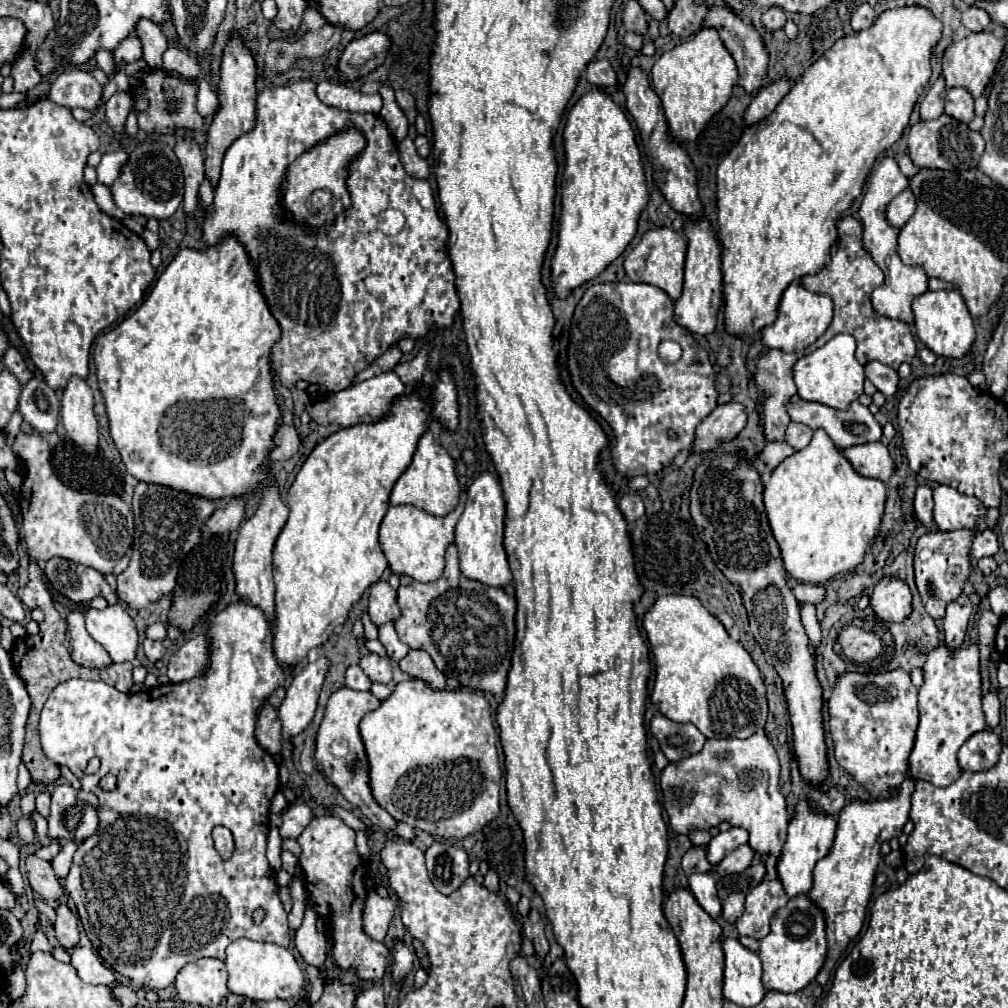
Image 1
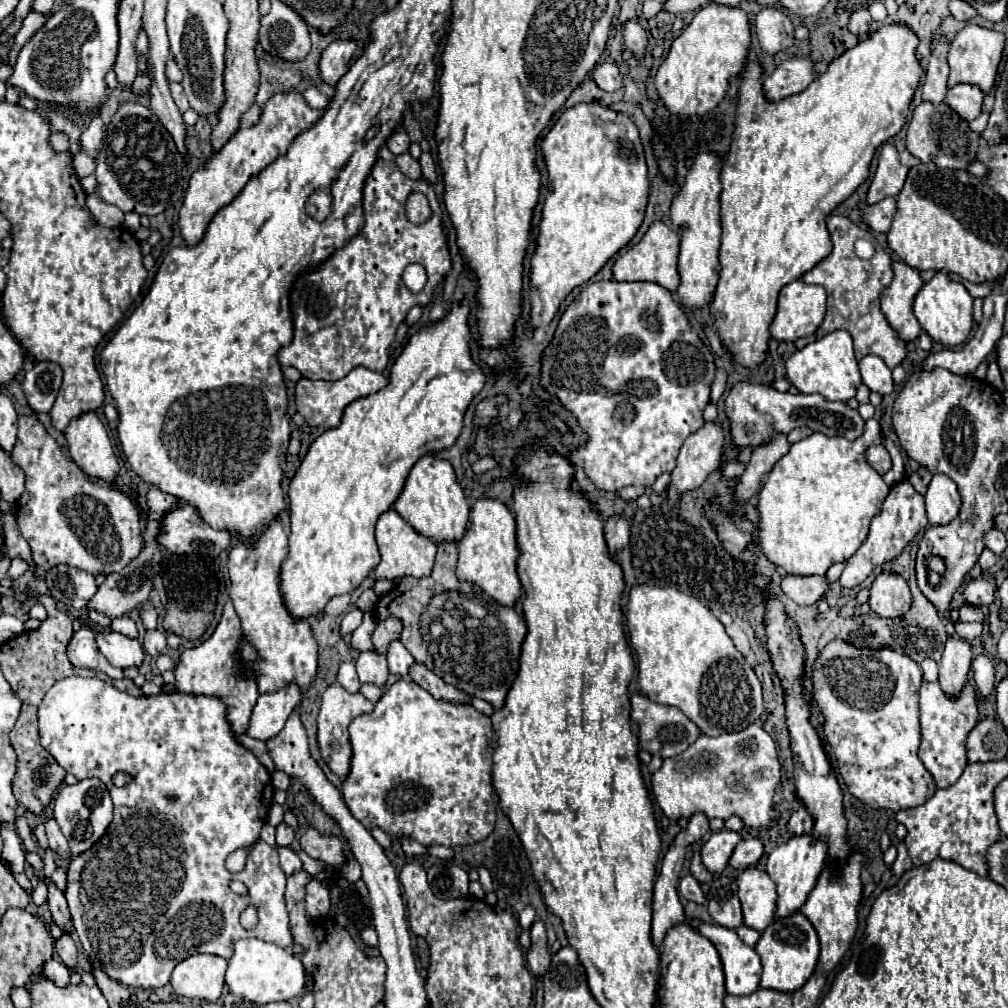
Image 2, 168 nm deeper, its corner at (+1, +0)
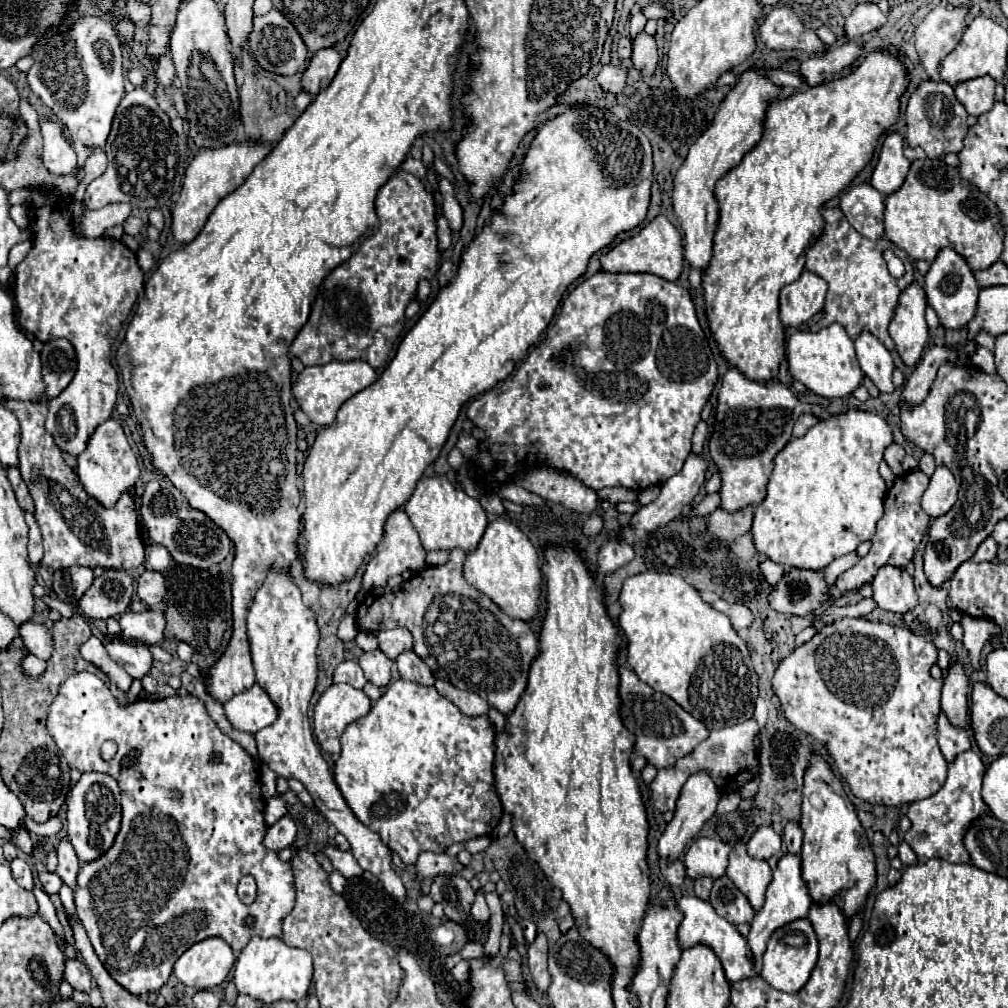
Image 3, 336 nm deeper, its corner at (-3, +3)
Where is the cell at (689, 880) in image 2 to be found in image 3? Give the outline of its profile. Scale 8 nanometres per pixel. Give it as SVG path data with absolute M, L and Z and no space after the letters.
M661 861L661 873L671 885L677 885L677 887L681 887L685 883L685 879L687 879L683 861L675 861L675 863L667 865L667 867L665 867L665 861Z

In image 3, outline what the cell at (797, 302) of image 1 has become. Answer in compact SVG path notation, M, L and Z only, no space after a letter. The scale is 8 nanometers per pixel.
M803 271L803 275L781 289L781 307L779 317L783 327L799 327L807 323L813 315L823 309L827 295L827 283L819 275L811 271Z

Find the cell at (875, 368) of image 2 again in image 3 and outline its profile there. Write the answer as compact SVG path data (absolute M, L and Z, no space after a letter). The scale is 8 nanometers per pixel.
M861 333L855 341L857 349L857 361L861 365L861 371L875 383L875 387L883 393L891 393L893 381L893 359L891 353L873 337L871 333Z

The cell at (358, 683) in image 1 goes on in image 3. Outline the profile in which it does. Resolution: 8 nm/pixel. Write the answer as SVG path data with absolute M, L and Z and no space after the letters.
M343 661L337 669L335 669L335 675L333 675L333 681L335 683L349 683L351 687L355 689L363 689L363 685L367 683L365 677L363 677L363 671L359 667L357 661Z

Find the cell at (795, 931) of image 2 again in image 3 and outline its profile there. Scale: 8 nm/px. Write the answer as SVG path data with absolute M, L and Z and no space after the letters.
M797 919L781 929L777 929L769 941L767 941L767 951L763 953L763 967L761 967L761 977L775 989L785 991L785 993L797 993L809 979L815 963L817 963L817 953L819 953L819 943L817 935L813 931L813 925L809 919Z

